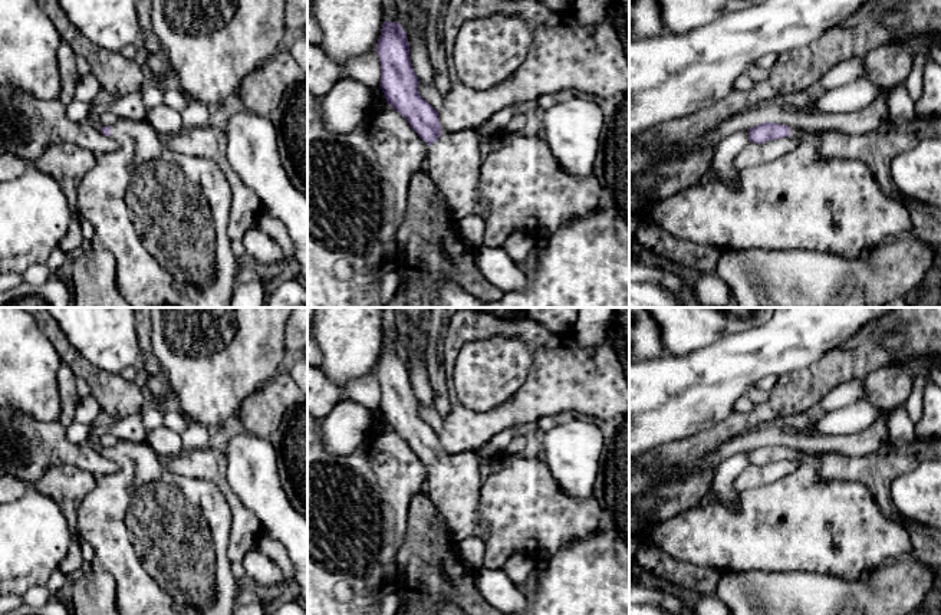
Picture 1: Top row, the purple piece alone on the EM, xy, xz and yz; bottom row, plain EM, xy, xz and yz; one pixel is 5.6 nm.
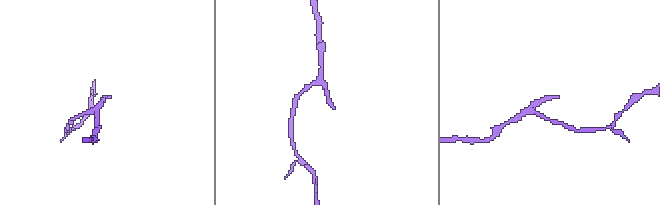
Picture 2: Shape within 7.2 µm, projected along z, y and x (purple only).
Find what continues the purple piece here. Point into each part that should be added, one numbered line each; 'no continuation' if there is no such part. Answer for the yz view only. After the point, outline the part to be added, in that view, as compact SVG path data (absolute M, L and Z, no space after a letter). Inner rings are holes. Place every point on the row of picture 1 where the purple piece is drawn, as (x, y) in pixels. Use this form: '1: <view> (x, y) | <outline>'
1: yz (800, 201) | M792 126L790 138L794 138L797 141L797 145L790 152L767 164L744 168L743 171L740 171L740 180L736 184L730 184L730 182L724 182L717 178L711 178L705 184L694 184L665 198L655 197L649 194L646 190L635 191L631 195L632 218L636 221L639 216L648 217L649 220L661 224L674 237L678 237L691 244L713 246L713 247L720 249L721 251L747 251L747 250L809 251L812 250L812 251L820 251L820 253L832 253L832 254L838 254L840 257L848 257L848 259L861 257L862 254L871 251L873 247L882 244L884 241L889 239L902 237L911 233L912 230L911 216L907 208L905 200L886 195L881 190L869 167L855 159L839 159L839 158L826 159L823 158L819 151L819 147L820 147L820 132L819 131Z

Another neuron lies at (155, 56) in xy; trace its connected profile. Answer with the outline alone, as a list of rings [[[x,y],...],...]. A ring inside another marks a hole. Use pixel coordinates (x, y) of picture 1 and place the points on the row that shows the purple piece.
[[[152,32],[142,33],[138,45],[145,55],[145,62],[142,65],[145,70],[151,70],[158,79],[175,76],[162,43]]]

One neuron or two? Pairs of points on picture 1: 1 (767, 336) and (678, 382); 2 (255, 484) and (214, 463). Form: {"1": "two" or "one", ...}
{"1": "one", "2": "two"}

